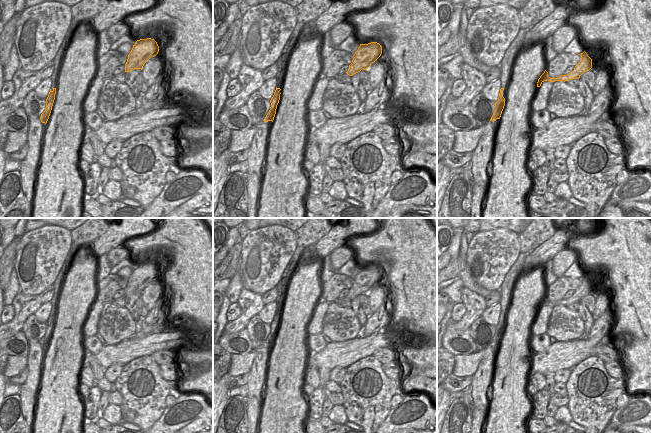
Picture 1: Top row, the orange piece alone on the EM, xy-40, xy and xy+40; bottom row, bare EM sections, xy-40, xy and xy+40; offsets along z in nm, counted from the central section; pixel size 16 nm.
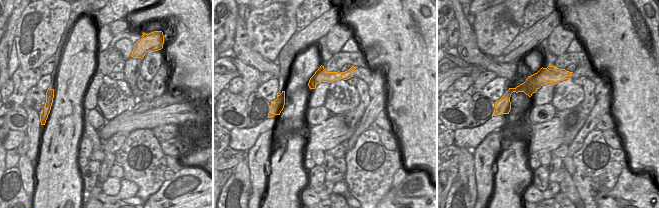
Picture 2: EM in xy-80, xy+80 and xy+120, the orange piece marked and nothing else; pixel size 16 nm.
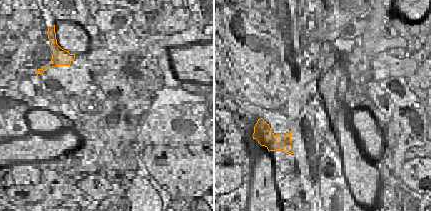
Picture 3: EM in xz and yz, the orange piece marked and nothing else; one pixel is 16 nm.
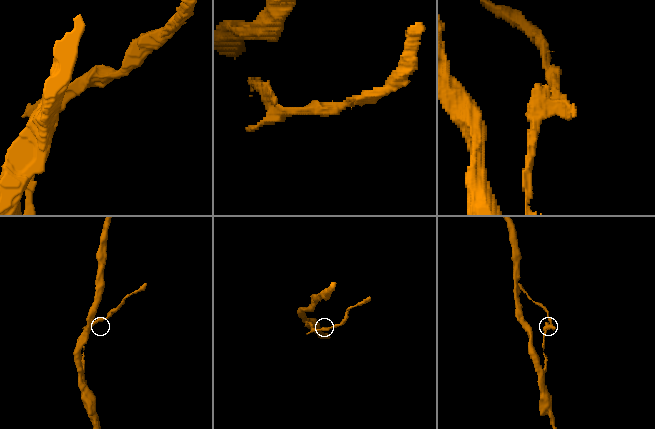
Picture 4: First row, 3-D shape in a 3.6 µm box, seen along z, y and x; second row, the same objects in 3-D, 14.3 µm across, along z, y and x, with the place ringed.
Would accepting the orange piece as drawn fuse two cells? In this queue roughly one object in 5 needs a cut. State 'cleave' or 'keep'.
cleave

